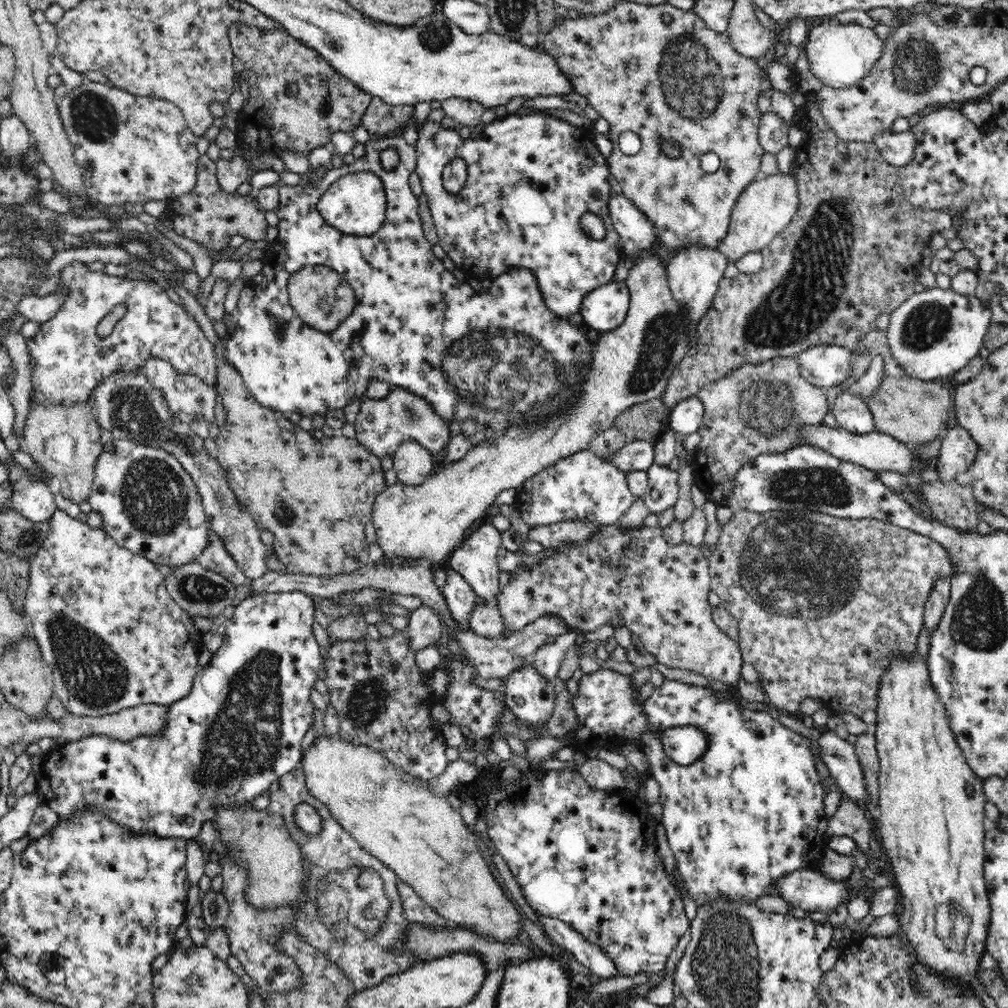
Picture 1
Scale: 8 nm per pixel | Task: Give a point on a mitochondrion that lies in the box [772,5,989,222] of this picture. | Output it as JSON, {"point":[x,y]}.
{"point":[915,66]}

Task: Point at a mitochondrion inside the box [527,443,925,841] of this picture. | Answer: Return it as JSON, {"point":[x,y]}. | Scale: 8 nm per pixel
{"point":[778,553]}

